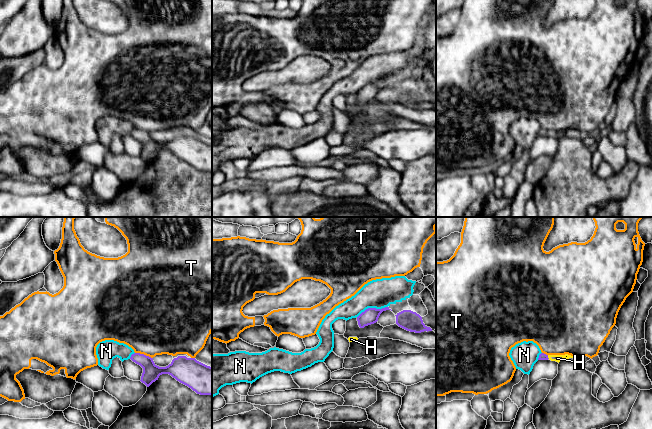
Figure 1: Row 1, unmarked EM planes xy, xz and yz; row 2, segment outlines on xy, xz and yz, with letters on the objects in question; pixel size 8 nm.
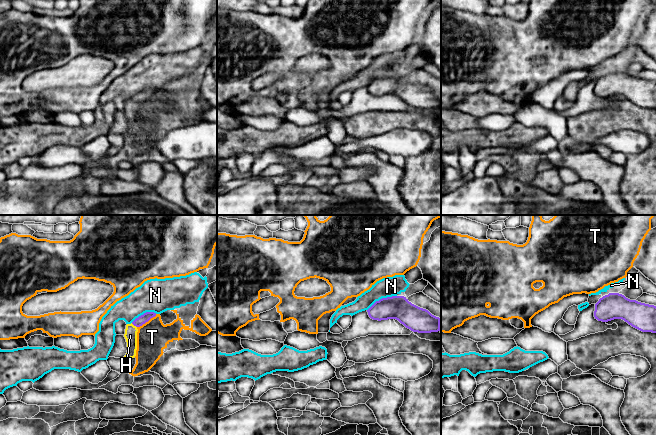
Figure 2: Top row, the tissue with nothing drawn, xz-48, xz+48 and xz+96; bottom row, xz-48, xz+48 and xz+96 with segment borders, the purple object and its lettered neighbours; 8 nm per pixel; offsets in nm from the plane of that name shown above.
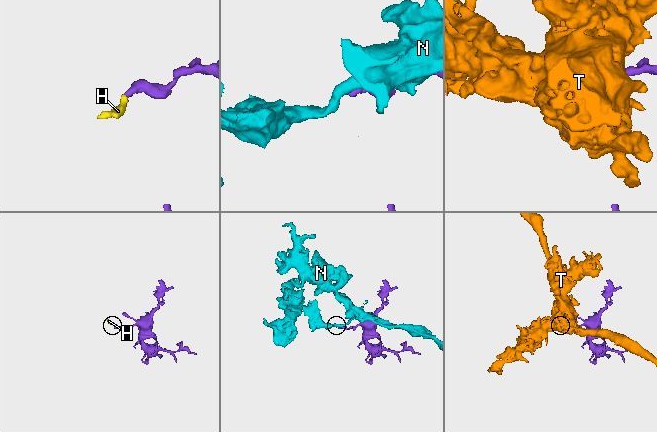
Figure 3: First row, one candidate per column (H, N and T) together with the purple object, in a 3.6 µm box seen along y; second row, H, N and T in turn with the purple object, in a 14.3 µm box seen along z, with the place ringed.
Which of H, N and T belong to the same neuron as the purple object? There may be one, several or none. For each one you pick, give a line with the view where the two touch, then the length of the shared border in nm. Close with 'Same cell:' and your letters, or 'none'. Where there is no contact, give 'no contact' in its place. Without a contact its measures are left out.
H: meets purple in yz; contact 40 nm long
Same cell: H

